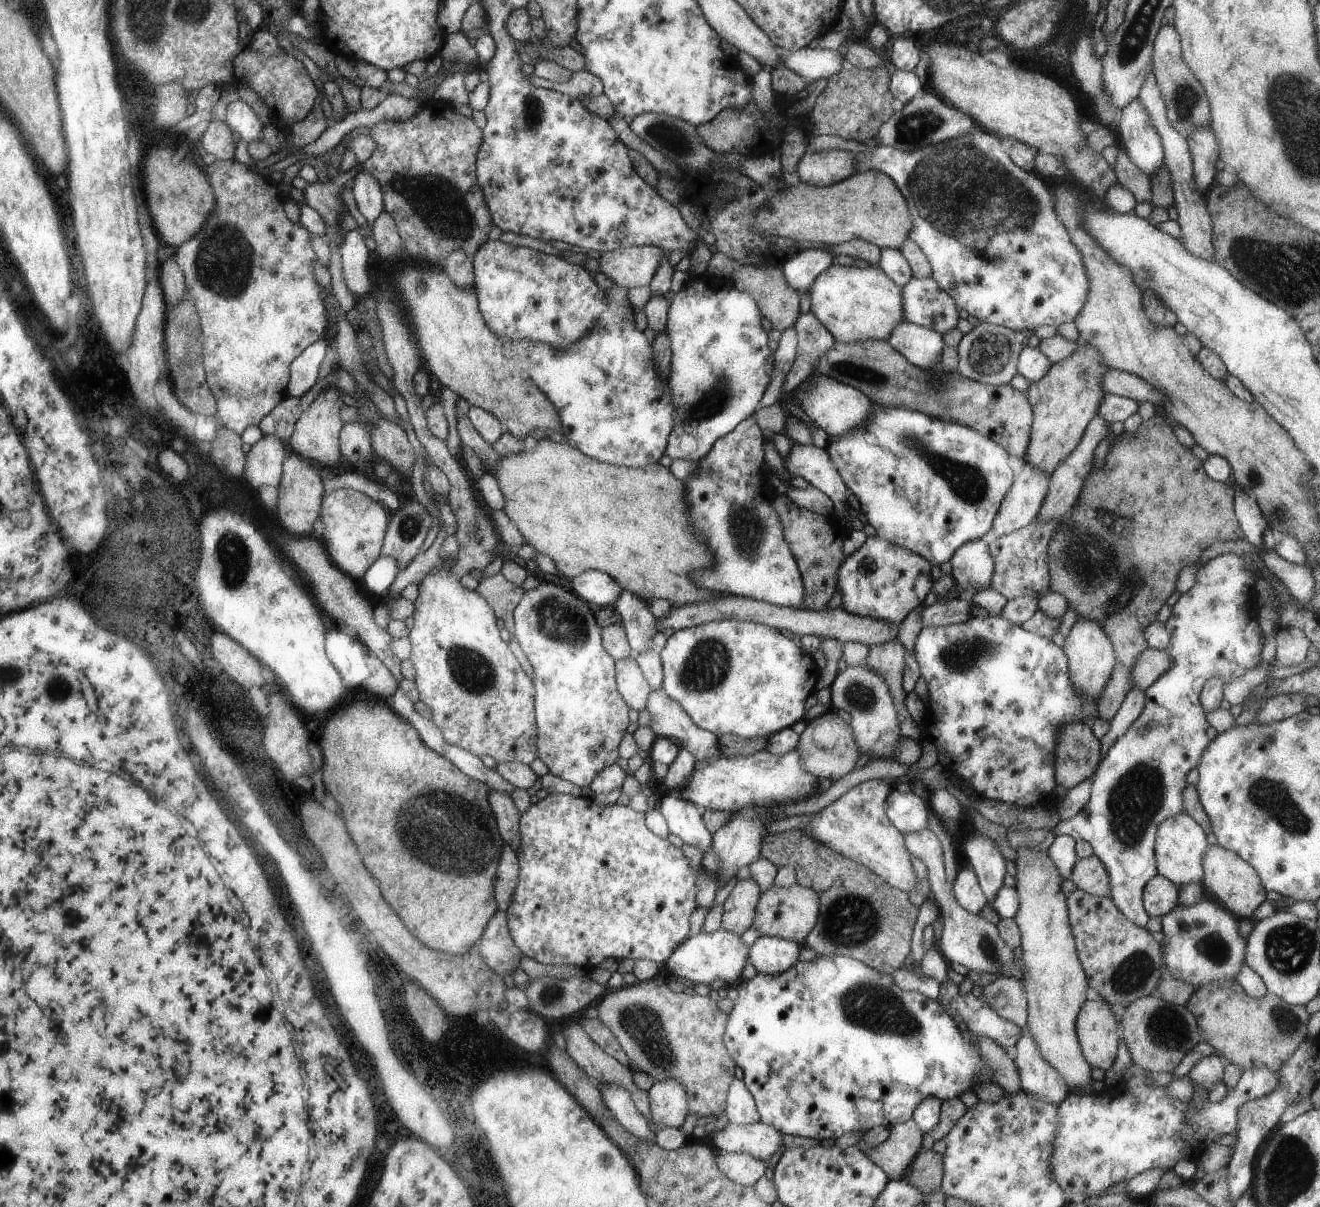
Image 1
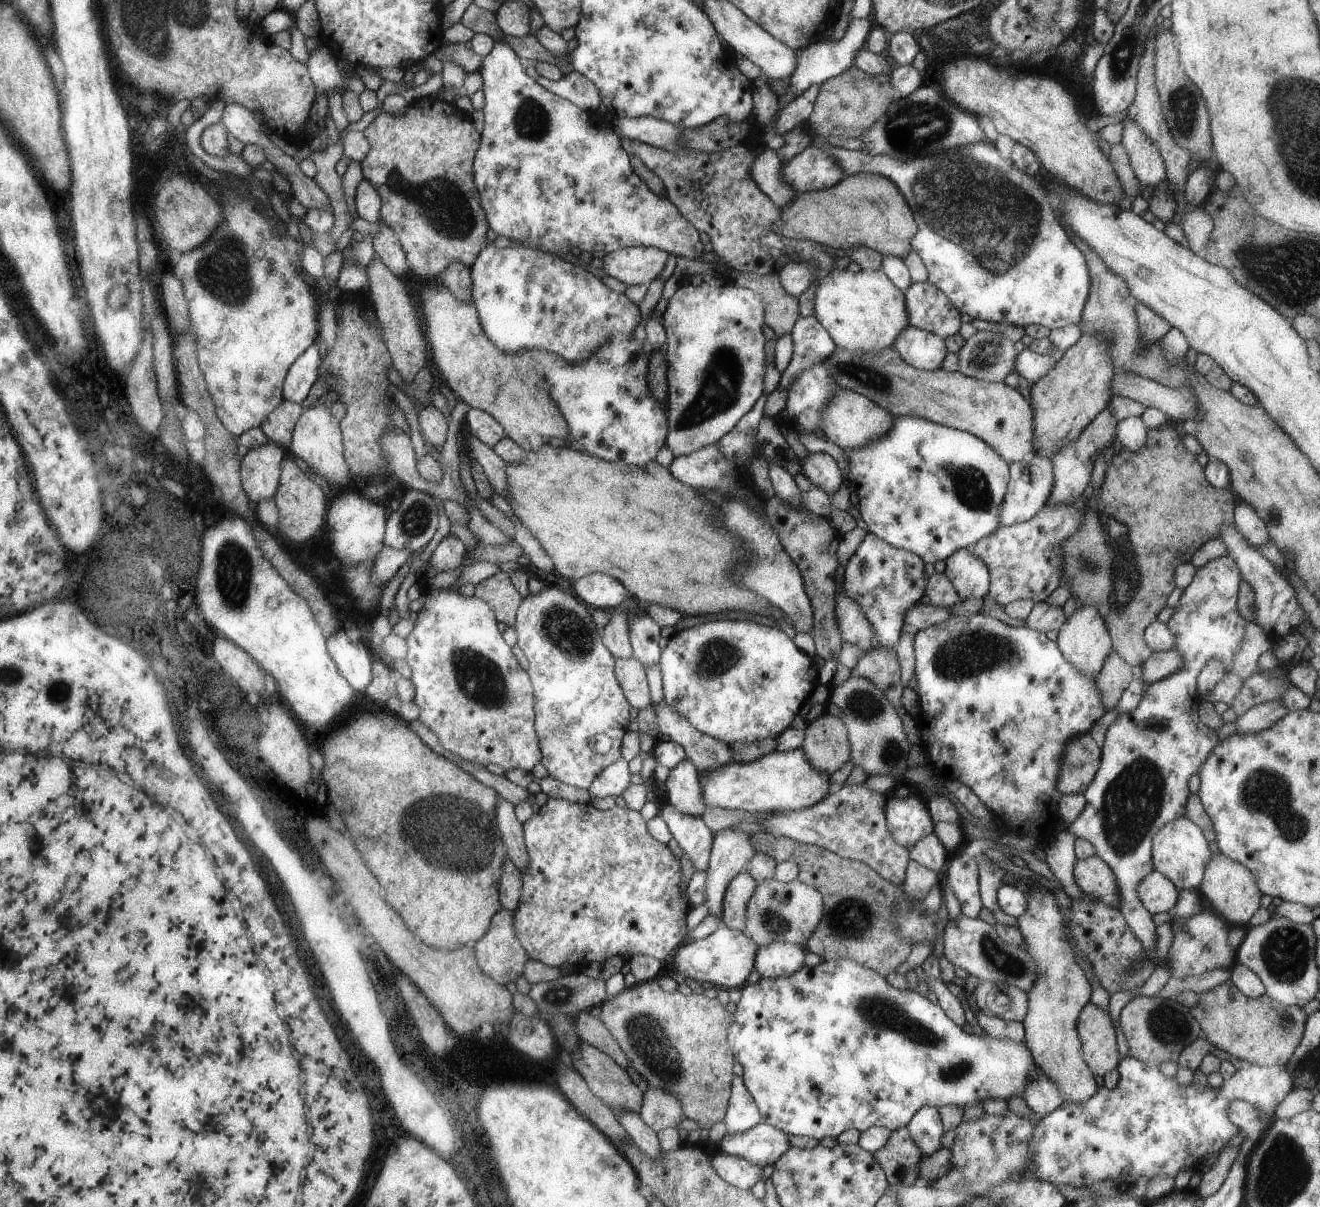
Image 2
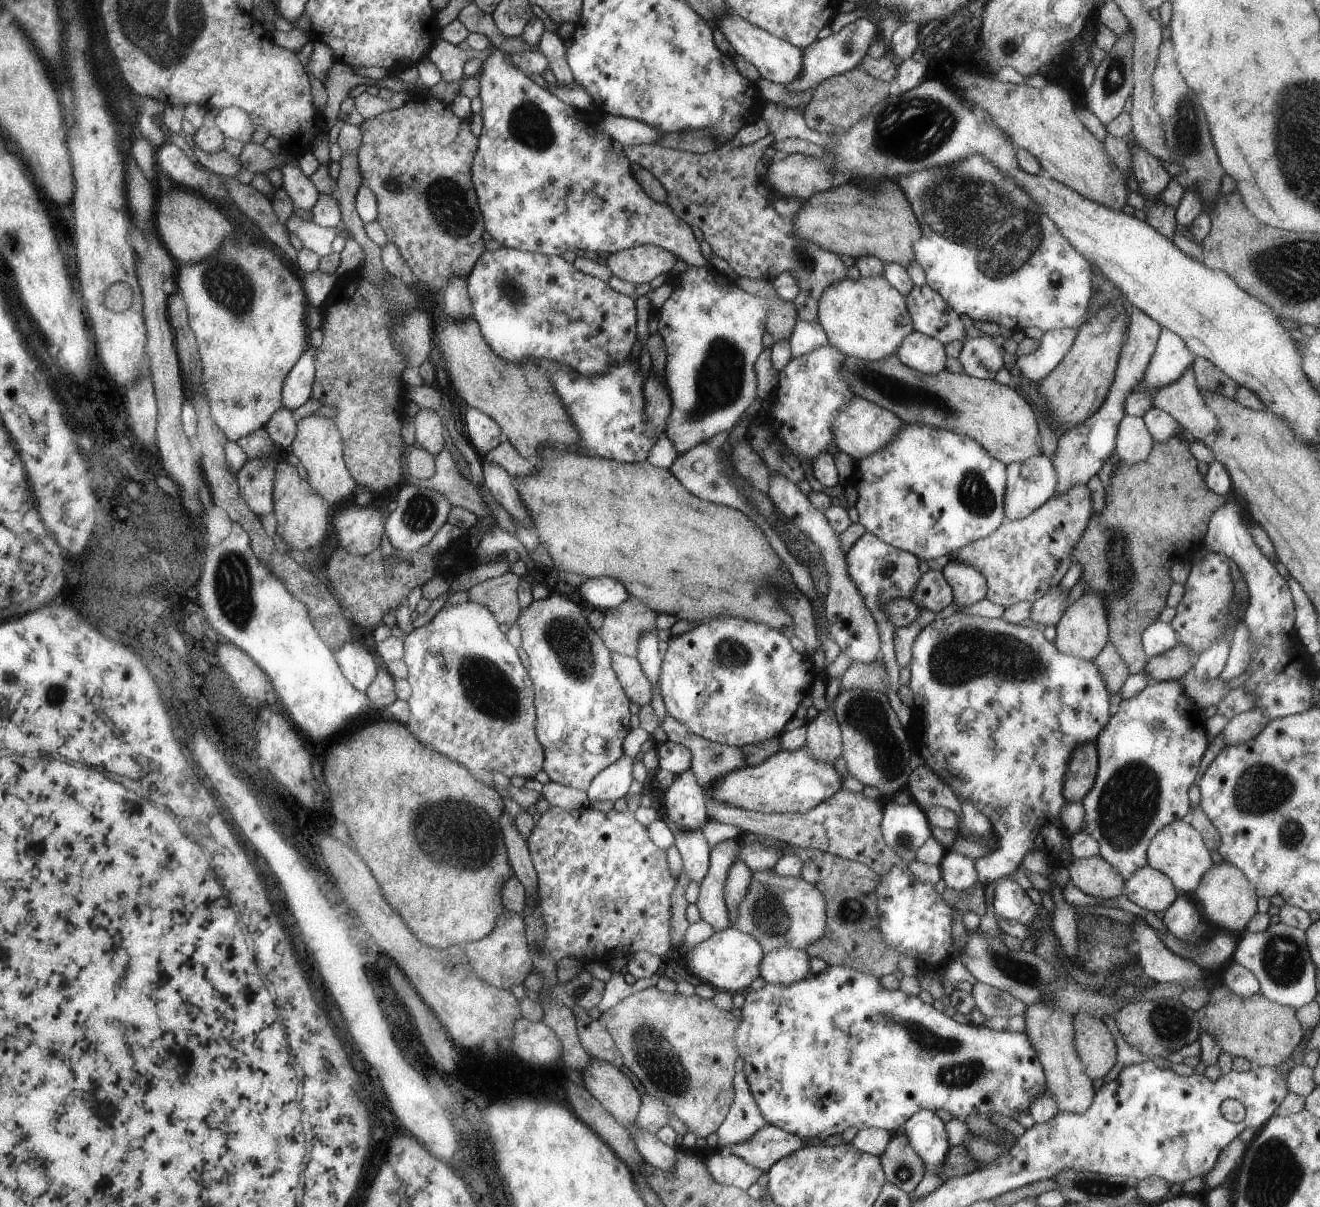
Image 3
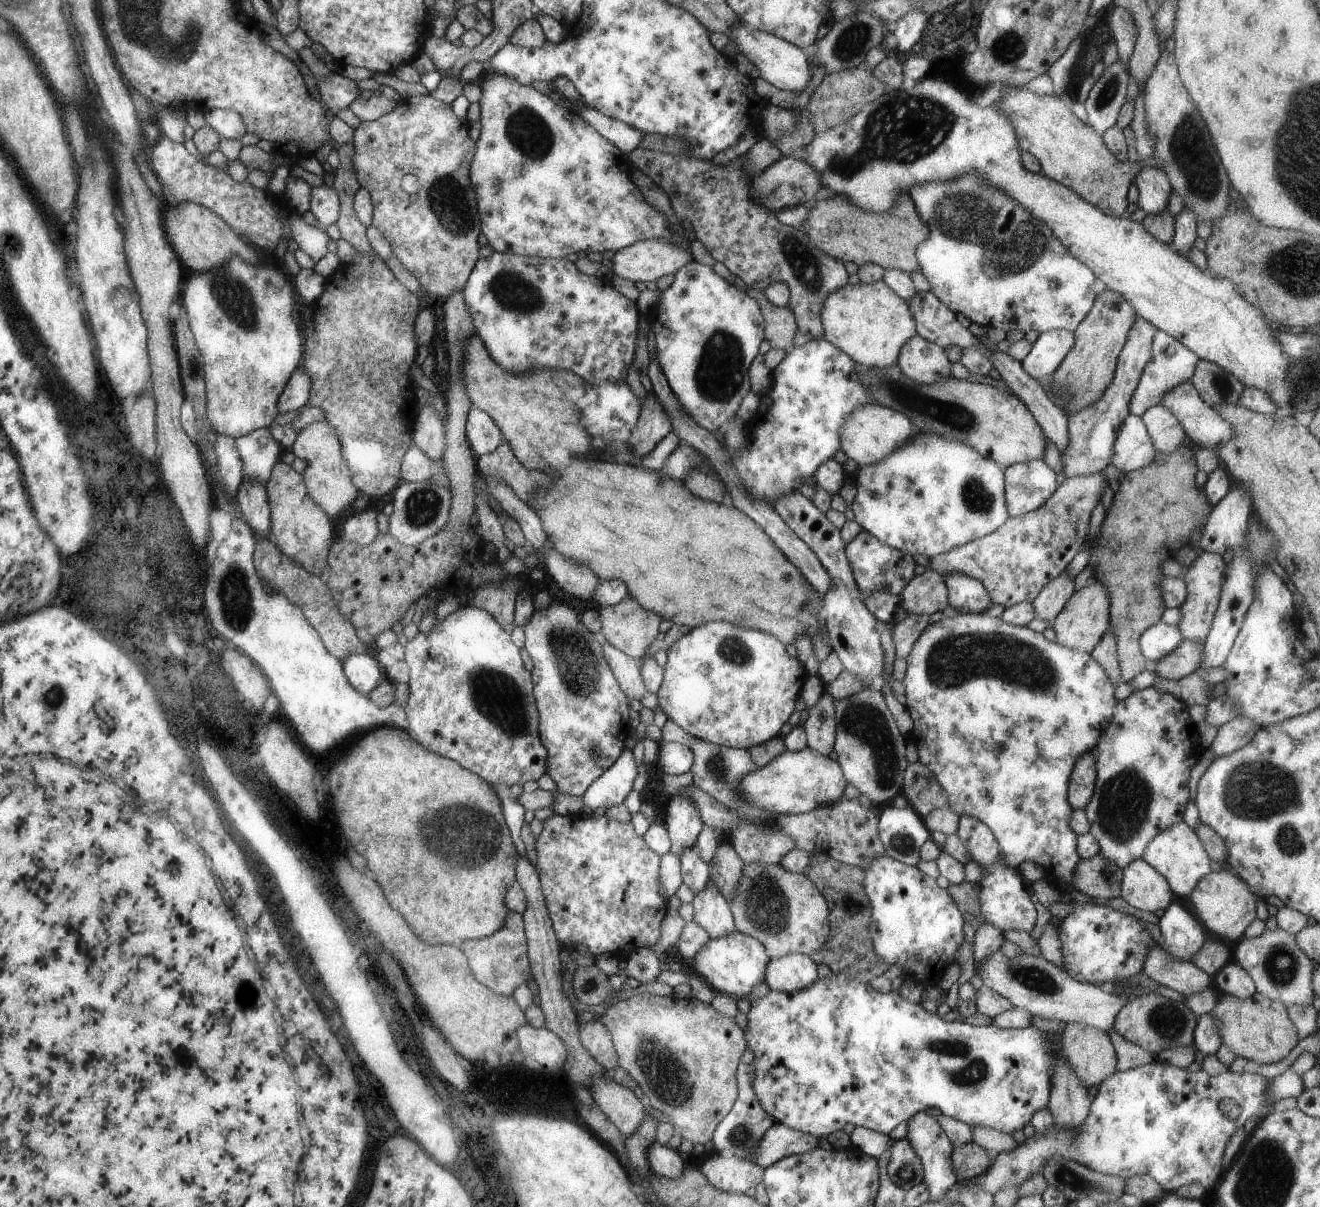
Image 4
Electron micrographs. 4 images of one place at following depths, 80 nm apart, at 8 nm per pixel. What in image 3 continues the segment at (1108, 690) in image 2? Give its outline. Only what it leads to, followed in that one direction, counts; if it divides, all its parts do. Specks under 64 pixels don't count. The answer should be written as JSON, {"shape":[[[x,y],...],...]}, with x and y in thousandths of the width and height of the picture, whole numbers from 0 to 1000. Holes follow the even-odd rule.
{"shape":[[[841,531],[830,544],[830,549],[833,558],[837,563],[839,571],[842,576],[849,572],[853,563],[857,558],[854,550],[850,547],[845,536]]]}

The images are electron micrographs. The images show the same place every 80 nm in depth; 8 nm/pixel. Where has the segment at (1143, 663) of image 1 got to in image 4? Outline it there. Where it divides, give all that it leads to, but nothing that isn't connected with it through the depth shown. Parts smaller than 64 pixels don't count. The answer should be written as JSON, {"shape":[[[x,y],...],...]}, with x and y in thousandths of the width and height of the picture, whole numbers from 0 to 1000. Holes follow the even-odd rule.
{"shape":[[[896,531],[886,542],[875,548],[873,556],[877,561],[885,563],[894,563],[908,553],[911,535],[906,531]]]}

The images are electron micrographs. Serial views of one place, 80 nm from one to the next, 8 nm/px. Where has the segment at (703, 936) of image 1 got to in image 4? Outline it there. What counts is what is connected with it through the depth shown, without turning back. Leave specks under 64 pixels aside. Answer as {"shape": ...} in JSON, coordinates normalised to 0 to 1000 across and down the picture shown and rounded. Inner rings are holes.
{"shape":[[[558,771],[549,776],[536,778],[520,802],[532,809],[541,821],[555,824],[558,829],[567,827],[568,821],[580,810],[581,799],[585,794],[578,781]]]}

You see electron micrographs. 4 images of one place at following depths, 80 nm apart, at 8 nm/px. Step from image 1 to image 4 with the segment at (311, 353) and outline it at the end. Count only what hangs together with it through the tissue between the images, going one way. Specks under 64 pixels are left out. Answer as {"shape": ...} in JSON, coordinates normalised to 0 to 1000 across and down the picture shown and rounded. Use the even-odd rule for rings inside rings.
{"shape":[[[227,302],[220,310],[217,320],[215,321],[214,326],[211,330],[212,342],[217,343],[222,340],[227,340],[232,336],[236,322],[236,313],[230,302]]]}

